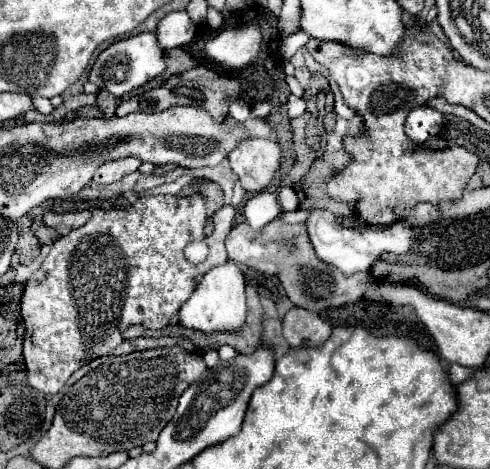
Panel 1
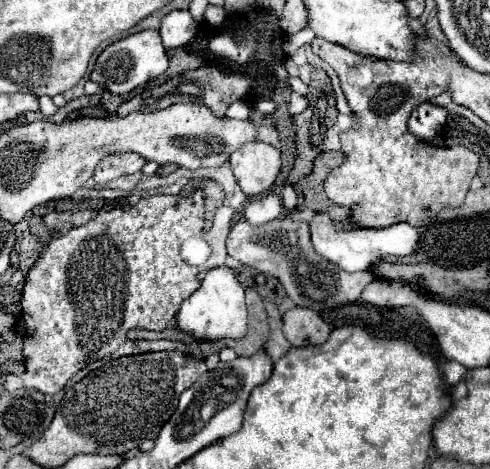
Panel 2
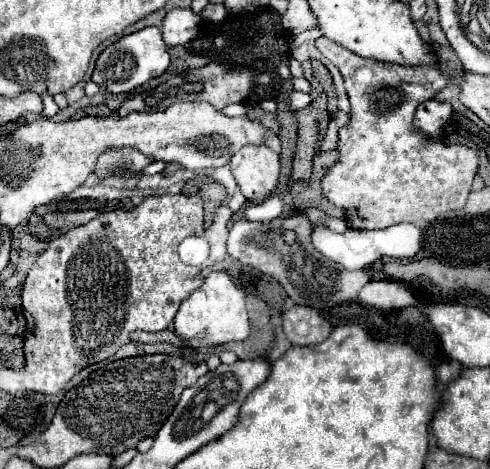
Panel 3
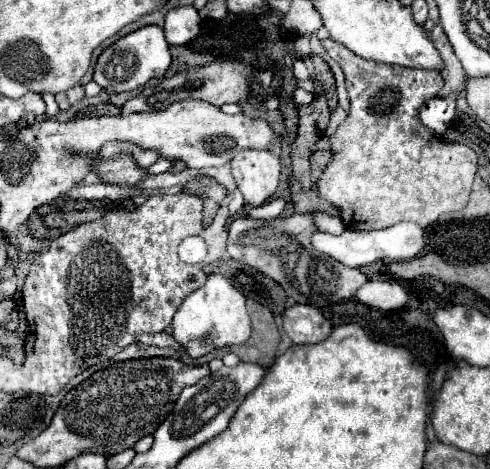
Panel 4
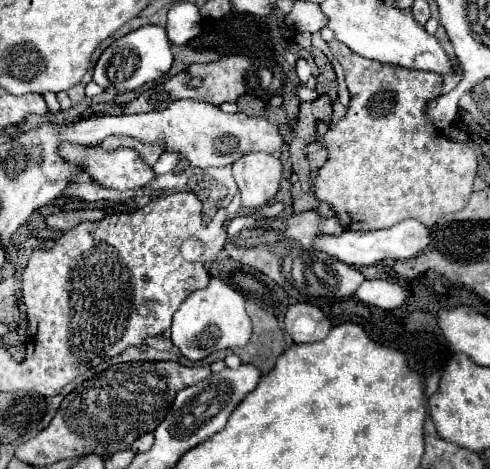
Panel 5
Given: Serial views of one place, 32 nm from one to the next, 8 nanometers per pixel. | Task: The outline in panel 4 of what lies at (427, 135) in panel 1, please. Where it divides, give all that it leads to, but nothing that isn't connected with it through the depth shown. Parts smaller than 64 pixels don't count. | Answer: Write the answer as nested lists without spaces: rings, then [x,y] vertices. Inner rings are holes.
[[[454,96],[448,98],[432,98],[424,102],[424,106],[418,112],[418,120],[422,126],[426,126],[434,136],[442,136],[454,118]]]

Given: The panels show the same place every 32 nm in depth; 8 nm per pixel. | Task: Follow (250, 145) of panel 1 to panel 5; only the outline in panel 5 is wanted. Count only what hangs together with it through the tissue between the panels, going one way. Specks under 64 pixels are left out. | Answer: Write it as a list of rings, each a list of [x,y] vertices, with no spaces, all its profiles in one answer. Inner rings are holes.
[[[248,152],[232,164],[232,174],[242,194],[242,206],[256,210],[274,200],[282,178],[282,164],[274,154]]]

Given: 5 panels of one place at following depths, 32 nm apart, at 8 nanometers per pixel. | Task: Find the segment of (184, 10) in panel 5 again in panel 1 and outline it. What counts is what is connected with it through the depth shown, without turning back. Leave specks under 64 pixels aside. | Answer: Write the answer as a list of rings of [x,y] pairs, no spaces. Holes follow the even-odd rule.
[[[170,12],[158,22],[156,38],[162,50],[172,50],[188,44],[194,38],[194,32],[196,26],[186,12]]]

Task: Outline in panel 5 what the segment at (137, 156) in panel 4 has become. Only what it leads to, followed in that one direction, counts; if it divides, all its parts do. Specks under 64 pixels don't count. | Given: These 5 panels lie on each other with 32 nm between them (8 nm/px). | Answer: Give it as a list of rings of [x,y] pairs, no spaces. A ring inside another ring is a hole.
[[[112,136],[108,138],[102,146],[112,146],[112,144],[120,144],[120,148],[132,148],[134,152],[140,154],[140,158],[148,164],[148,166],[154,166],[154,162],[158,160],[162,148],[160,146],[148,146],[148,144],[142,144],[138,140],[130,140],[130,138],[120,138],[120,136]]]

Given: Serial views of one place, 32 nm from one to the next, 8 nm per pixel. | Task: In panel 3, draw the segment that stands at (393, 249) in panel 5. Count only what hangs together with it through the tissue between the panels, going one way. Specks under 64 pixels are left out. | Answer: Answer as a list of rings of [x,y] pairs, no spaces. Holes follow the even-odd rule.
[[[316,222],[314,232],[312,232],[312,244],[314,248],[324,254],[326,258],[338,262],[340,266],[348,270],[364,270],[372,266],[376,260],[382,260],[384,256],[390,258],[410,258],[420,250],[422,244],[422,232],[414,224],[394,224],[384,230],[346,230],[342,234],[332,232],[326,224]]]

